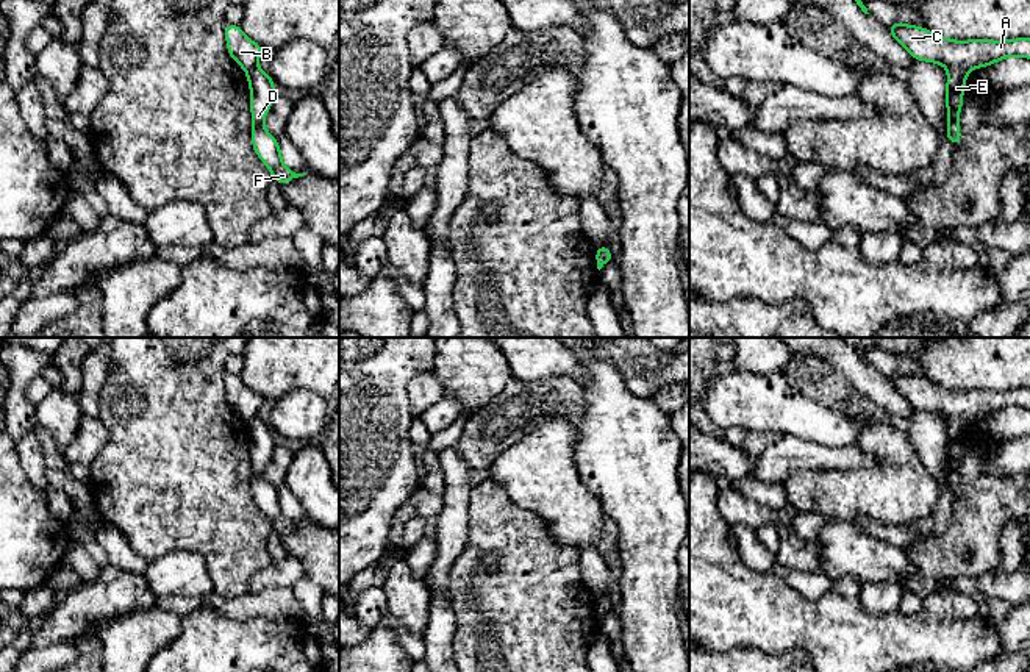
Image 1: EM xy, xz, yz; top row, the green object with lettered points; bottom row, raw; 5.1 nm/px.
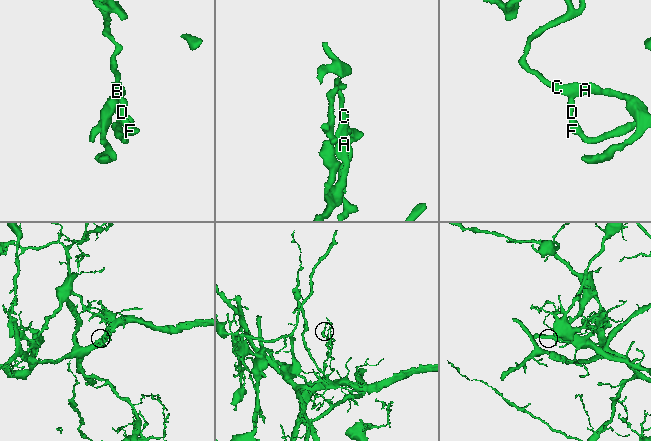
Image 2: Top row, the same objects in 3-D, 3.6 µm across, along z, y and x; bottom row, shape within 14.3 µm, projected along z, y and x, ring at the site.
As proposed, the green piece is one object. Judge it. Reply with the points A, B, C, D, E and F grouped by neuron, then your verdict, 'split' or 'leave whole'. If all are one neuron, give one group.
groups A B C / D E F; split

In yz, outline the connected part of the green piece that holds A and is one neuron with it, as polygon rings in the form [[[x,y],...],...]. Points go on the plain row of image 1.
[[[899,370],[892,372],[888,380],[914,409],[942,414],[963,424],[1008,406],[1030,409],[1030,388],[952,391],[922,377],[903,375]]]

